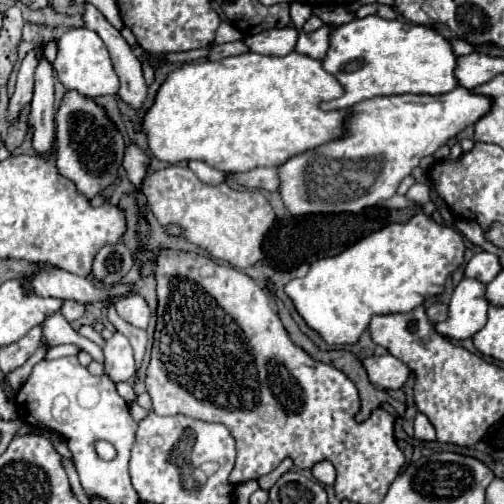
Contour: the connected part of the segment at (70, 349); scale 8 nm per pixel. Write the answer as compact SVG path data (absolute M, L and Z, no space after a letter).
M65 344L51 348L46 353L45 359L55 359L63 356L78 355L80 349L73 344Z

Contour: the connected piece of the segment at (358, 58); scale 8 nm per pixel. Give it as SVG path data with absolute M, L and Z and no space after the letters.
M366 16L356 18L342 26L330 26L330 48L324 58L324 70L332 74L344 88L344 94L336 100L322 102L322 110L346 110L356 102L374 98L374 96L388 96L388 94L446 94L458 86L454 80L454 60L450 42L434 32L434 28L426 28L420 24L400 22L400 20L384 20L380 16Z

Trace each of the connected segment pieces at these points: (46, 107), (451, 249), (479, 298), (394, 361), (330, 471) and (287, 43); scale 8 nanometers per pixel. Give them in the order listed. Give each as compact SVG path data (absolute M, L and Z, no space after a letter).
M44 56L36 66L34 78L36 86L34 86L34 98L30 102L28 122L34 128L32 146L40 156L44 156L52 148L52 138L54 138L54 70Z
M416 214L406 224L390 224L334 258L316 260L304 278L284 286L296 312L326 344L356 344L374 314L410 312L444 290L446 278L464 260L464 238L448 226Z
M462 280L450 298L448 318L436 324L436 330L452 340L472 338L486 324L488 302L484 298L484 284L478 280Z
M384 354L384 356L368 356L362 360L368 378L374 386L380 386L384 390L398 390L402 388L402 384L408 380L410 370L406 368L404 362L400 362L396 356L392 354Z
M322 460L322 462L316 462L314 466L312 466L312 474L314 474L314 478L318 480L318 482L322 482L322 484L334 484L334 480L336 480L336 470L334 470L334 466L332 466L332 462L330 460Z
M288 26L288 28L274 28L260 32L256 36L244 38L244 44L248 46L250 52L256 54L266 54L266 56L286 56L294 50L294 40L298 38L298 30Z

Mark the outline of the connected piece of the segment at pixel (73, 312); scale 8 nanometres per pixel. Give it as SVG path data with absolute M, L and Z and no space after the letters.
M64 300L62 308L60 308L60 314L68 320L68 322L74 322L76 318L80 318L84 314L84 306L82 304L74 304L74 300Z

